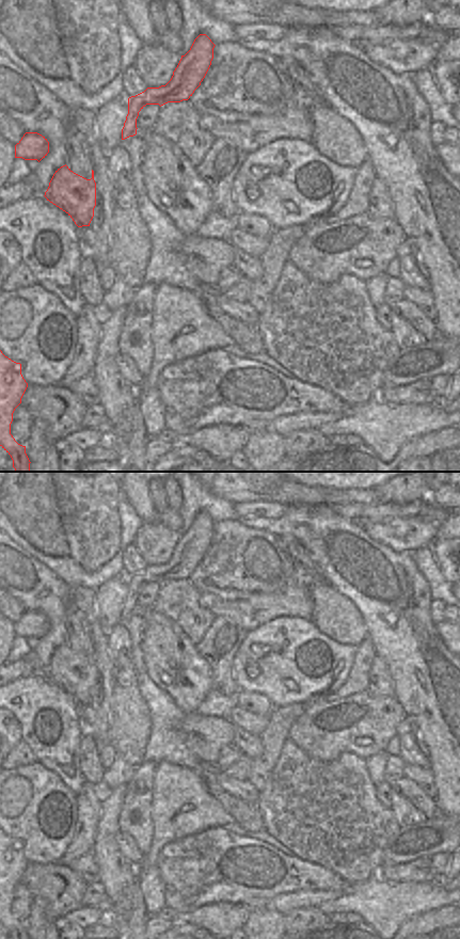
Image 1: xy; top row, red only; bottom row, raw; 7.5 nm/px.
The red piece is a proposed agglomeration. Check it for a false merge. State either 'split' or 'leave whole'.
leave whole

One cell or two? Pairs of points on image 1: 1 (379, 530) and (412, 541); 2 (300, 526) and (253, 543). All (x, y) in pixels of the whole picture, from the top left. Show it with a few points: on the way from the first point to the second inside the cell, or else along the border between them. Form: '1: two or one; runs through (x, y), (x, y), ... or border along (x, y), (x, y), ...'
1: one; runs through (387, 535), (403, 542)
2: two; border along (251, 527), (267, 530), (274, 536)

